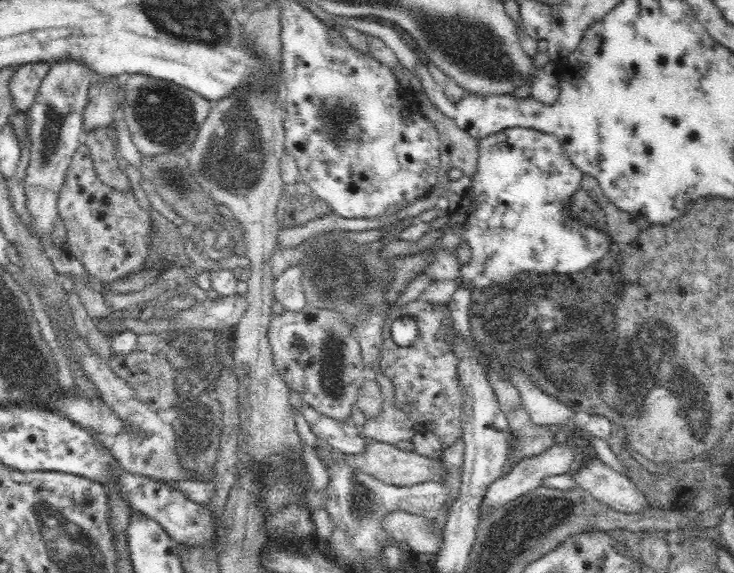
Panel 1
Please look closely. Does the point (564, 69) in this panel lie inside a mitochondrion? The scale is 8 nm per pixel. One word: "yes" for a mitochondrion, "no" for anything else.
no

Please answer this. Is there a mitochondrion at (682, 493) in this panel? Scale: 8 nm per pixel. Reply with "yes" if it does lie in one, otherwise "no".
no

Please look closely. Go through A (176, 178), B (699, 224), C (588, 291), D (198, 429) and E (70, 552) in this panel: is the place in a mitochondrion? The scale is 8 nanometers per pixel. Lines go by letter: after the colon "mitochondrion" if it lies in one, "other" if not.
A: mitochondrion
B: other
C: mitochondrion
D: mitochondrion
E: mitochondrion

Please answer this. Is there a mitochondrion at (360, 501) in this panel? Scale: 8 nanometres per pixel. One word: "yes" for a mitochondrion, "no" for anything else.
yes

